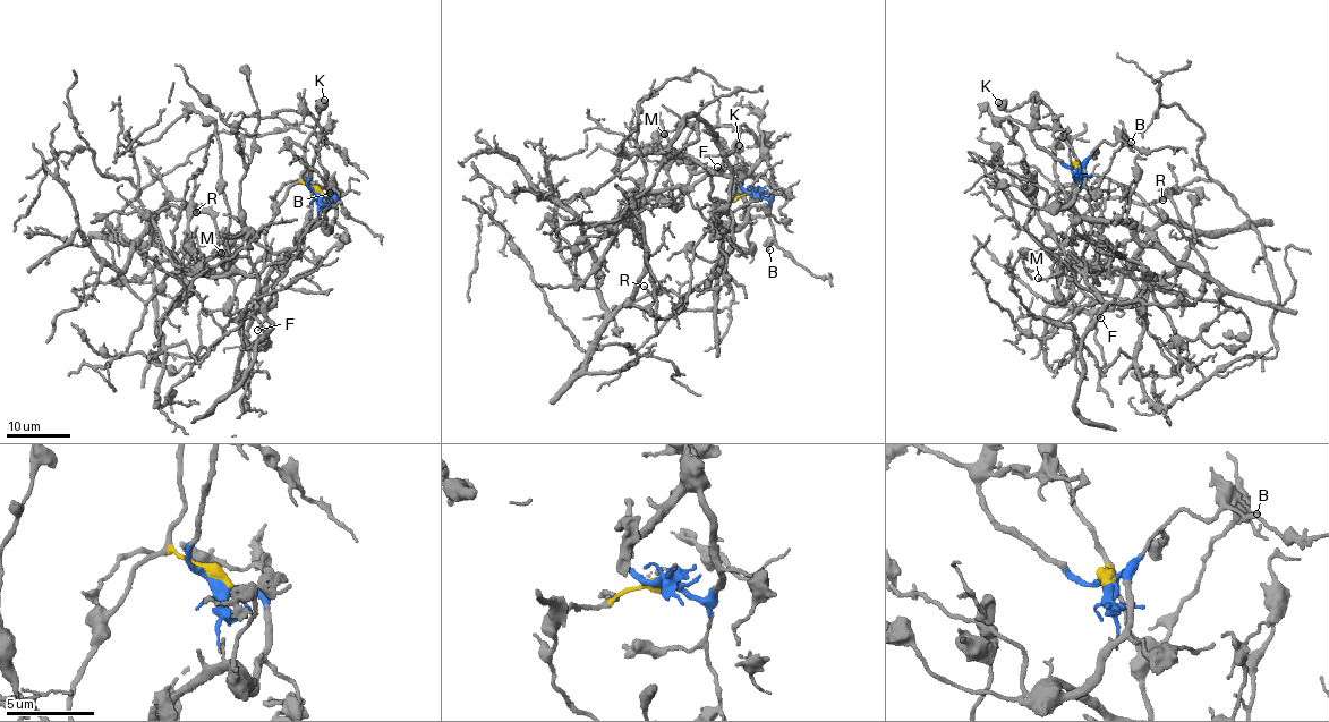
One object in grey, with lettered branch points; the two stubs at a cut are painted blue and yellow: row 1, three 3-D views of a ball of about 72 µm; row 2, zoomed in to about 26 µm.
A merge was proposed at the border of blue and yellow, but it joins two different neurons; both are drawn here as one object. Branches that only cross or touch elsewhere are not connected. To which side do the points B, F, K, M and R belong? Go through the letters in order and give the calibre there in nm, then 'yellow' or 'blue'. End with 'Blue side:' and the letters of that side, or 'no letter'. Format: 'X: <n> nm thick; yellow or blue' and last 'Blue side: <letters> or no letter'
B: 170 nm thick; blue
F: 110 nm thick; yellow
K: 650 nm thick; yellow
M: 160 nm thick; yellow
R: 140 nm thick; yellow
Blue side: B

